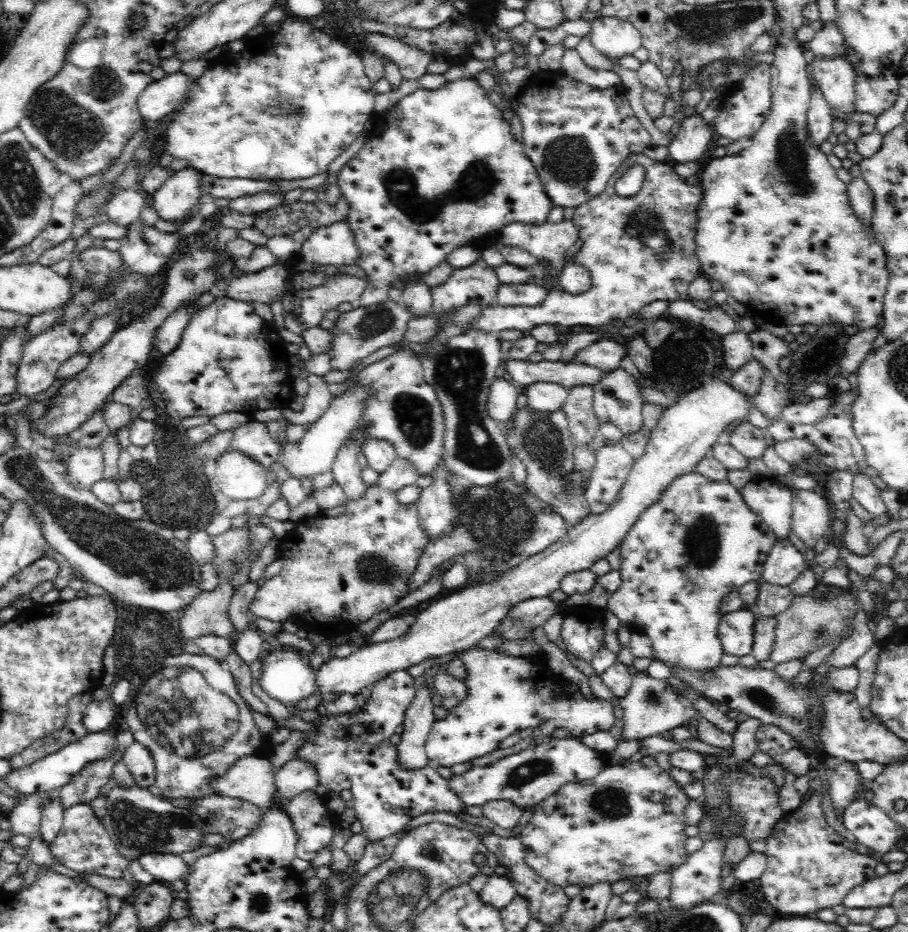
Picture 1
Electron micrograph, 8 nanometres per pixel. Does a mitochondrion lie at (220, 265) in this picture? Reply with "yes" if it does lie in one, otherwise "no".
yes

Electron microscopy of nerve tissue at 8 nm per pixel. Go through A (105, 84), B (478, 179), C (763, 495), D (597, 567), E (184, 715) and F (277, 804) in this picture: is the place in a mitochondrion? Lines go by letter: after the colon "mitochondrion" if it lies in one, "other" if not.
A: mitochondrion
B: mitochondrion
C: other
D: other
E: mitochondrion
F: other

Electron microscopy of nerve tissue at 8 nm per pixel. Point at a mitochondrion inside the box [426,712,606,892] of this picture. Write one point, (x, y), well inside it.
(520, 776)

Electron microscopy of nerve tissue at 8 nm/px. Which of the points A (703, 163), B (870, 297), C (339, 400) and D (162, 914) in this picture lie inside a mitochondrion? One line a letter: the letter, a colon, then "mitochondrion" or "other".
A: other
B: other
C: other
D: other

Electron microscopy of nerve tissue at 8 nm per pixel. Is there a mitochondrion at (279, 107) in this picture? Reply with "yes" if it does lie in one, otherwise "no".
yes

